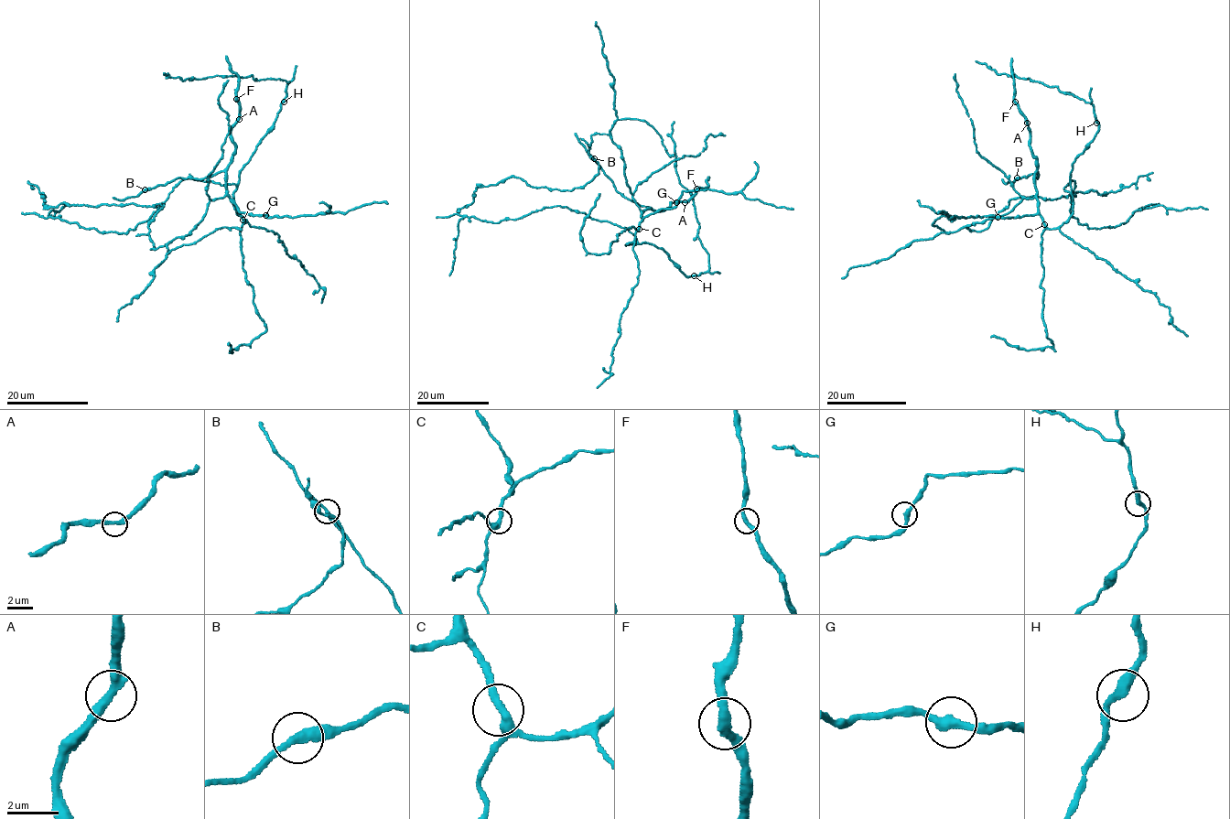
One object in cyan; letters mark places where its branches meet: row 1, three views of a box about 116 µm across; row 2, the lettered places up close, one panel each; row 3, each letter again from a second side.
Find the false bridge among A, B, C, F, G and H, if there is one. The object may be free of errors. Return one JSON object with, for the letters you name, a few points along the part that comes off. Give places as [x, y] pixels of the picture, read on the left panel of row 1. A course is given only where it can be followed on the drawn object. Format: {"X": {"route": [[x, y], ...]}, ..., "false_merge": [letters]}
{"false_merge": []}

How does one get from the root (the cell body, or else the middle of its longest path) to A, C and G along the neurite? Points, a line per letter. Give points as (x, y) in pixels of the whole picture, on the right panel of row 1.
A: (1035, 198), (1036, 157), (1031, 151), (1027, 123)
C: (1035, 198), (1044, 224)
G: (1035, 198), (1038, 209), (1035, 214), (1008, 219), (998, 217)

